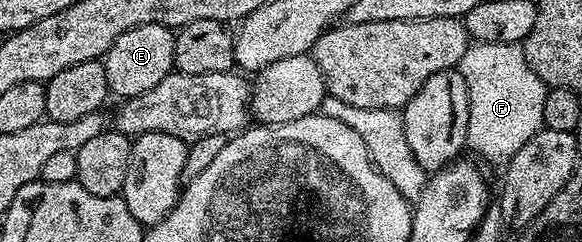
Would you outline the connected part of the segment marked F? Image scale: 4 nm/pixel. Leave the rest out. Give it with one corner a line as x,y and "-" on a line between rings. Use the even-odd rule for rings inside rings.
469,42
458,70
466,81
470,101
467,150
481,155
490,166
503,169
512,155
544,127
542,105
549,88
530,69
524,48
518,43

